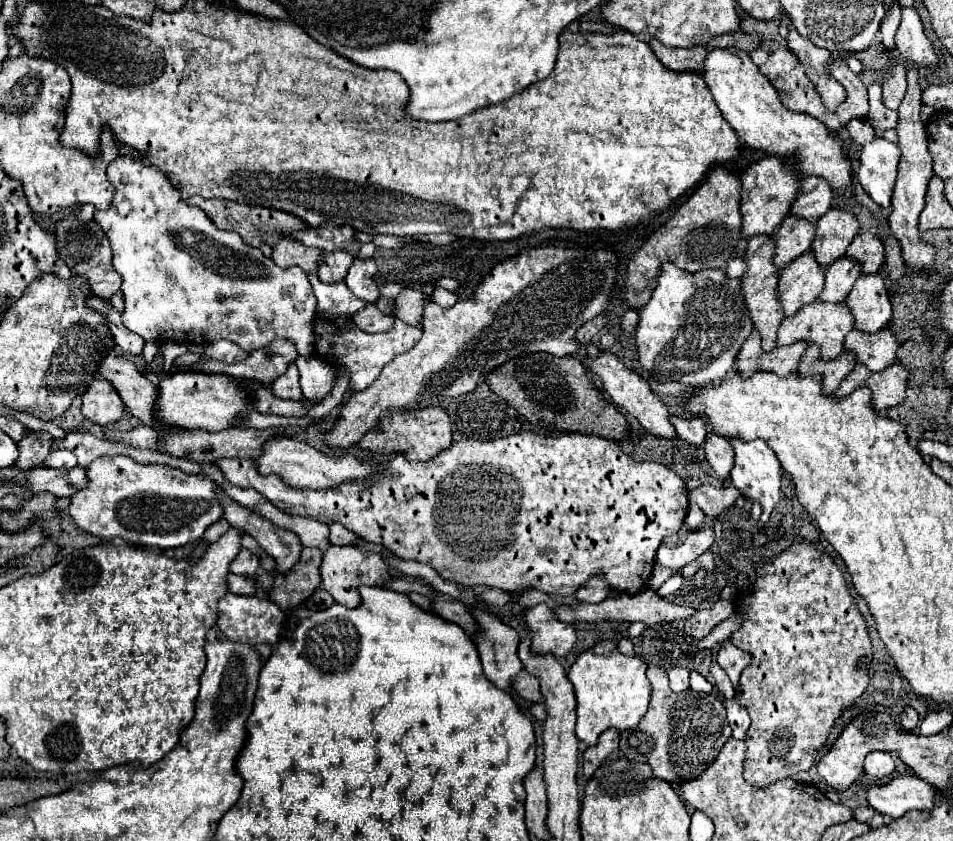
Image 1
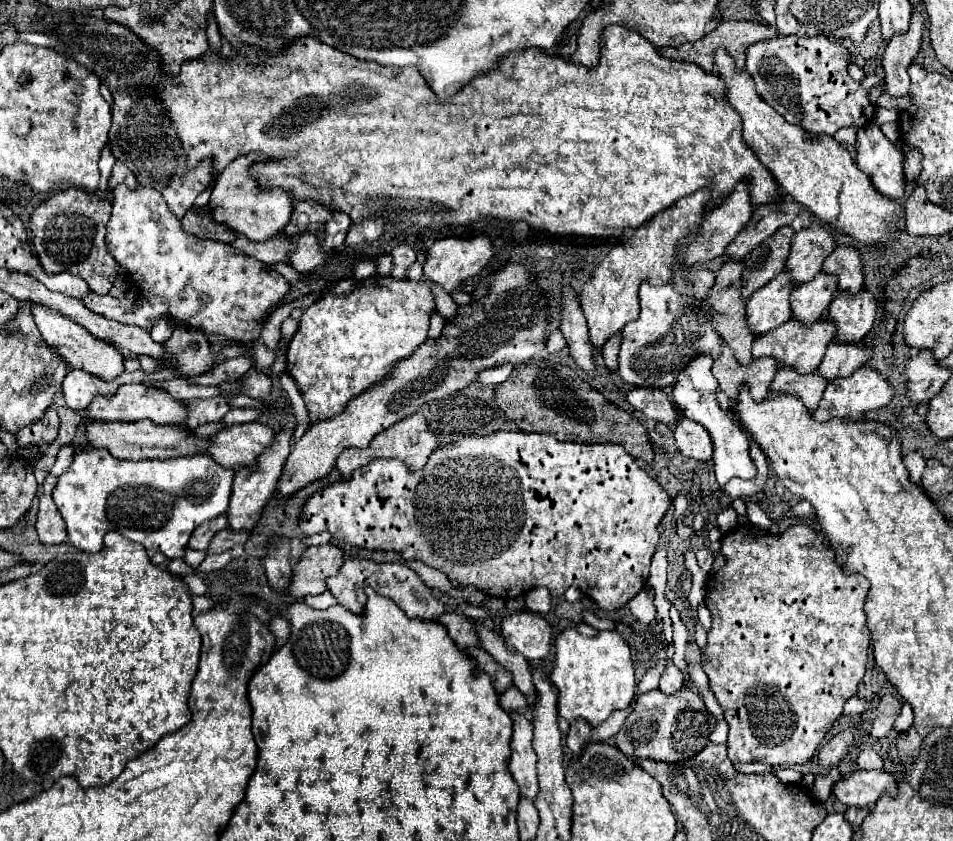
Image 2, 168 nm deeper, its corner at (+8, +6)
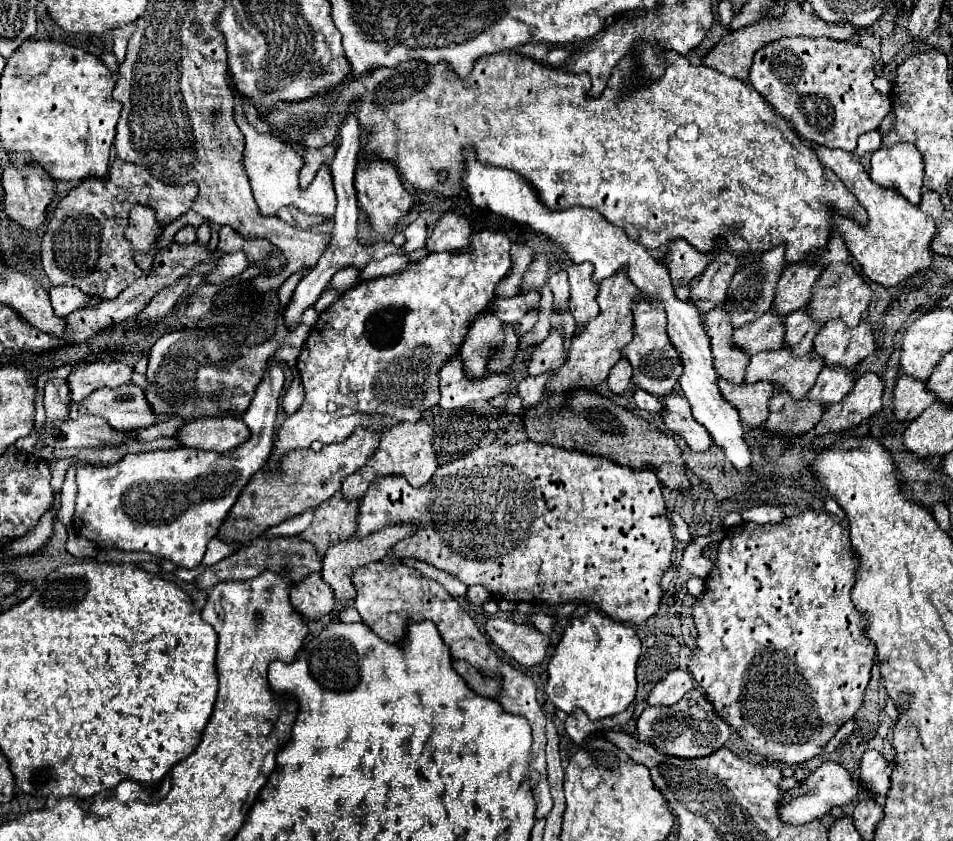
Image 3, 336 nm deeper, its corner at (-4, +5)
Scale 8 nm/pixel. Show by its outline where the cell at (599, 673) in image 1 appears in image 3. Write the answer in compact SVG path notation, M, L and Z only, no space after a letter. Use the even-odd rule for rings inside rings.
M591 610L587 616L575 618L565 628L555 654L549 660L549 680L545 692L549 700L567 714L571 714L575 708L585 710L591 720L621 714L637 694L635 670L639 654L641 642L631 626Z

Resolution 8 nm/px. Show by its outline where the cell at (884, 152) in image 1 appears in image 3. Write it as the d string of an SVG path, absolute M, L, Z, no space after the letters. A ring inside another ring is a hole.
M913 144L881 146L871 156L871 180L897 190L911 204L919 204L923 186L923 160Z

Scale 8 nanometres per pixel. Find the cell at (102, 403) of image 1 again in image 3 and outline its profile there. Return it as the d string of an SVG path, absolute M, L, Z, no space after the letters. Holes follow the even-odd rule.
M89 362L81 364L69 378L69 390L71 390L71 400L81 402L85 400L91 392L103 386L123 386L129 384L133 376L133 368L123 364L123 362Z

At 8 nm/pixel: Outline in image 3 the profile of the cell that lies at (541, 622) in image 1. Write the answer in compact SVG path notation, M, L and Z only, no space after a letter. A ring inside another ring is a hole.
M499 616L487 618L485 630L507 656L523 666L541 664L551 642L549 636L541 634L533 624L515 624Z

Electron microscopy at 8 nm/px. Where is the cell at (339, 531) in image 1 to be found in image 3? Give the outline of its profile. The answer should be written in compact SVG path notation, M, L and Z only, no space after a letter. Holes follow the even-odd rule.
M311 572L301 582L291 586L291 604L305 618L323 618L335 608L335 596L319 574Z

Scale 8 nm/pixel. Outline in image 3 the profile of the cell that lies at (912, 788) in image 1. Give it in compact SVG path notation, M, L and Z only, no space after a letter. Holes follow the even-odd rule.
M825 760L805 782L801 782L801 788L785 792L779 814L783 816L783 820L787 820L791 824L805 824L815 818L825 816L833 806L851 804L857 796L865 796L865 794L867 794L867 788L859 780L851 778L851 774L841 764Z

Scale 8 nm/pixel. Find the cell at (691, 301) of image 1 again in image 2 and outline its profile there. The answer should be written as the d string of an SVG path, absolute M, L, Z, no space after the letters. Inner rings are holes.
M641 283L639 289L641 313L637 321L631 321L623 329L623 341L619 351L619 375L633 387L665 389L675 383L677 373L699 353L717 355L721 351L721 339L713 331L711 311L707 303L695 303L691 297L683 297L671 283L653 287Z

